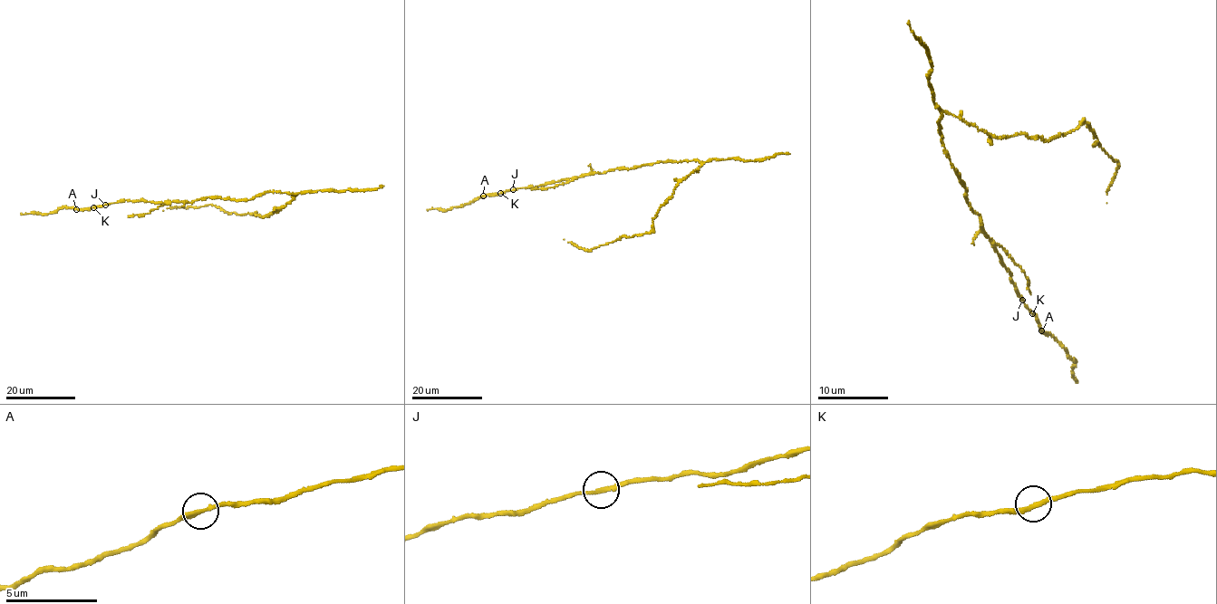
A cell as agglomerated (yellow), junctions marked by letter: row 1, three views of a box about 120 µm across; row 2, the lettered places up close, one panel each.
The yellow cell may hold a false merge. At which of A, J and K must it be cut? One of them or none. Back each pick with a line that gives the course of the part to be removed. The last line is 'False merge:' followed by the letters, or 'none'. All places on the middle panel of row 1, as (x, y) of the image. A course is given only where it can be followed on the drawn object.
False merge: none

